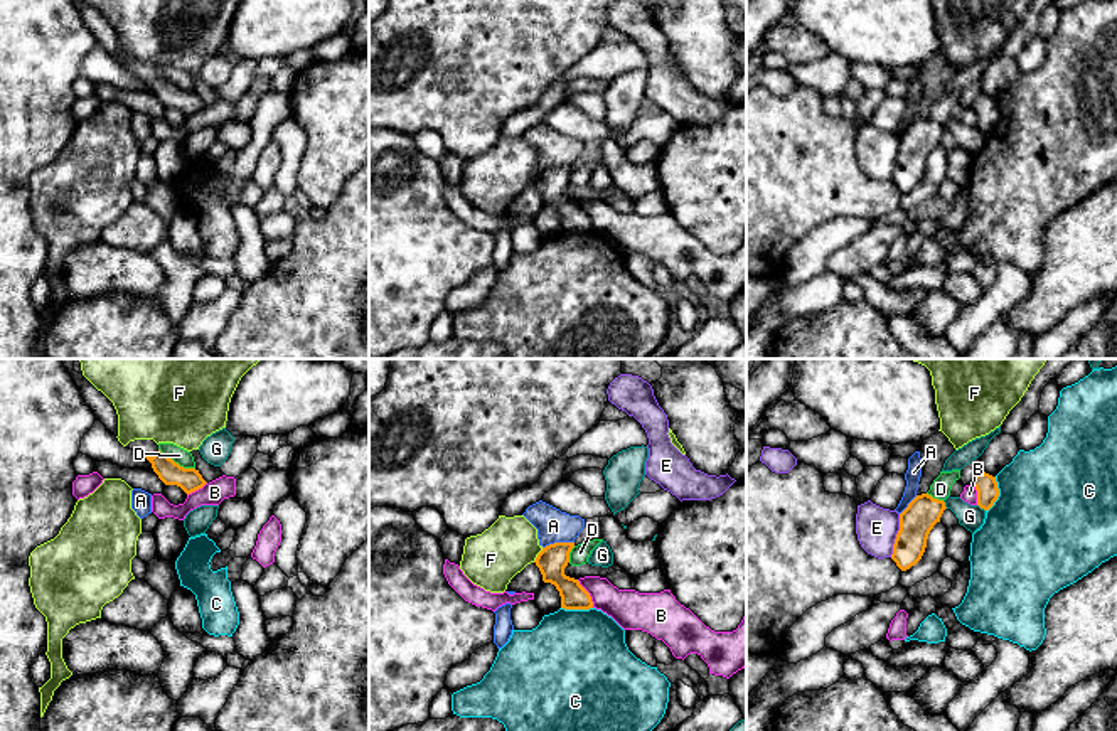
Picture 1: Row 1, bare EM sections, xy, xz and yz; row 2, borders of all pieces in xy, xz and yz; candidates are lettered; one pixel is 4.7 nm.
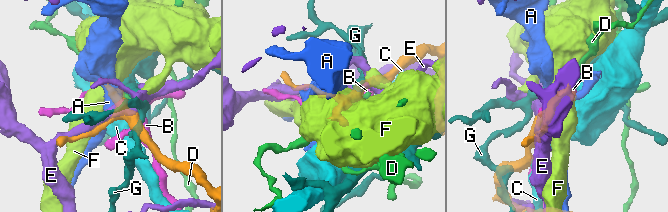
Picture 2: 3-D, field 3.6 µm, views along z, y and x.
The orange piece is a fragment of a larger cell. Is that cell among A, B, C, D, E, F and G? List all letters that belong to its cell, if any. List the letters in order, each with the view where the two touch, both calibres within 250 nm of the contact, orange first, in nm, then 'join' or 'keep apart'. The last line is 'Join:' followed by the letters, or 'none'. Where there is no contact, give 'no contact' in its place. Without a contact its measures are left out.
A: contact in xz; calibres 140 and 160 nm; keep apart
B: contact in xz; calibres 140 and 190 nm; keep apart
C: contact in yz; calibres 110 and 500 nm; keep apart
D: contact in xy; calibres 110 and 80 nm; keep apart
E: contact in yz; calibres 160 and 200 nm; keep apart
F: contact in xz; calibres 140 and 280 nm; keep apart
G: contact in yz; calibres 160 and 110 nm; keep apart
Join: none

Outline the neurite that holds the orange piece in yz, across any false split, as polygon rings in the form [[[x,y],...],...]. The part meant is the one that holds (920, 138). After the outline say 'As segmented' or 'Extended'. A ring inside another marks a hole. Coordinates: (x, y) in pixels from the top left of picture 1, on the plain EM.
[[[922,116],[900,136],[900,153],[893,167],[891,182],[901,194],[910,192],[922,182],[928,157],[940,145],[945,131],[943,123]]]. As segmented

